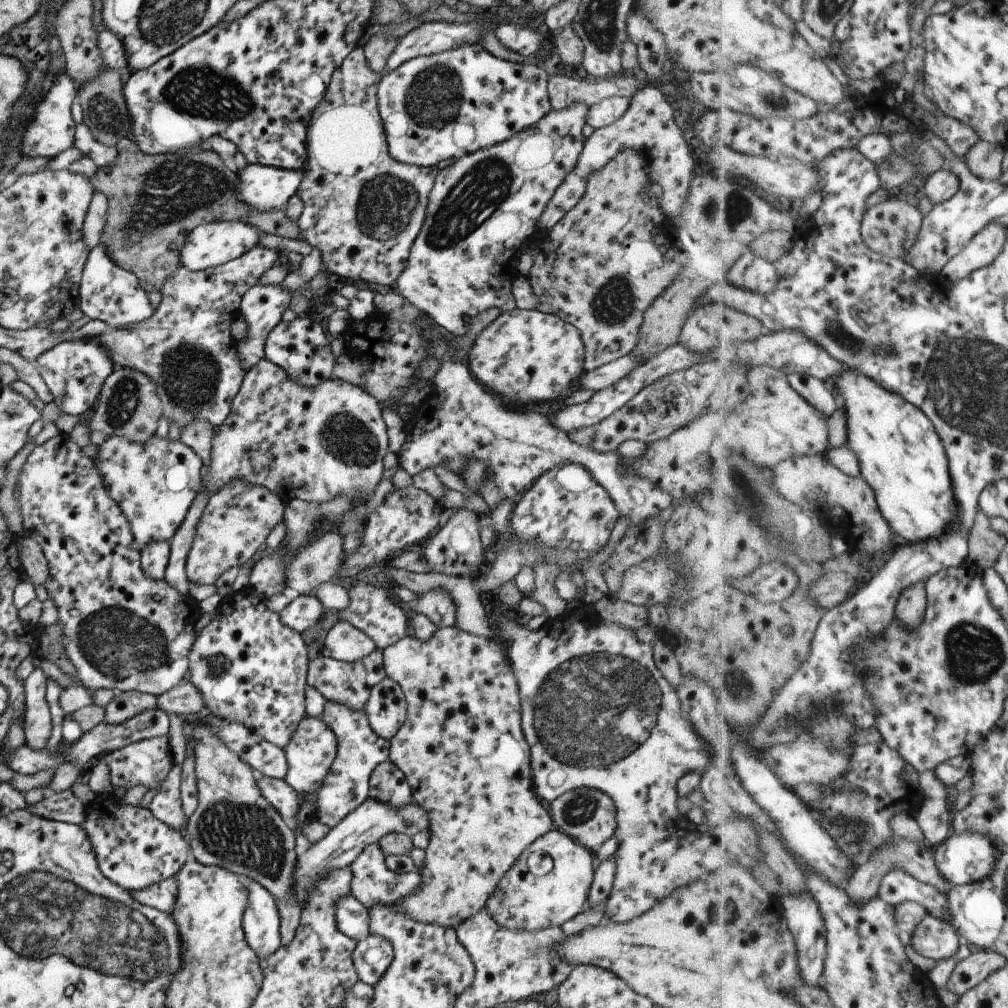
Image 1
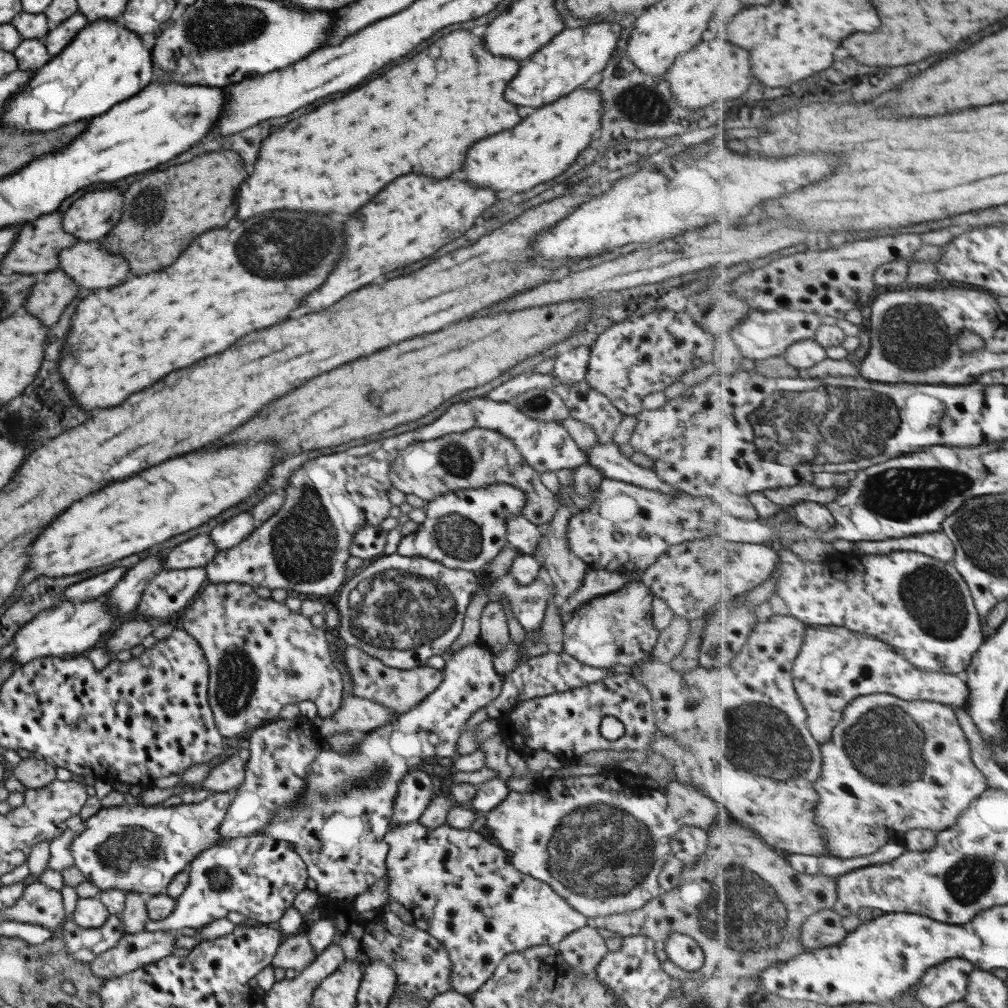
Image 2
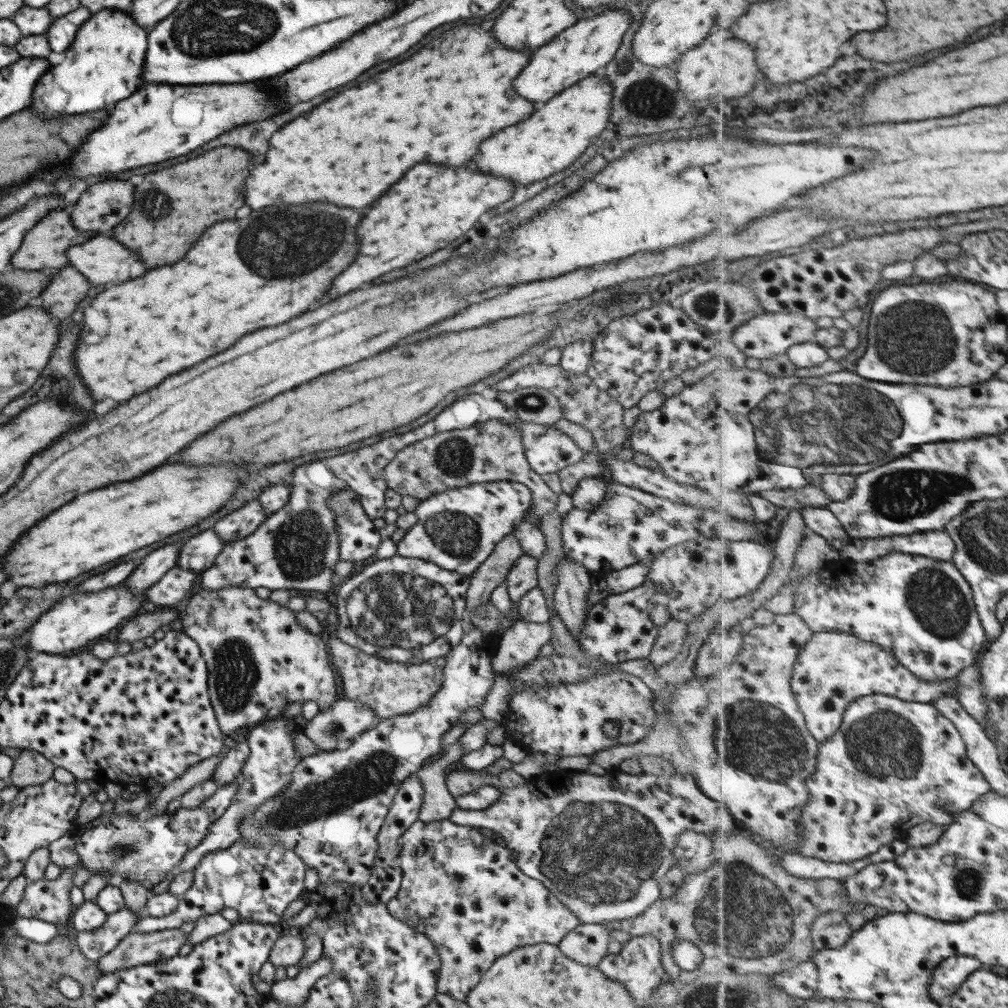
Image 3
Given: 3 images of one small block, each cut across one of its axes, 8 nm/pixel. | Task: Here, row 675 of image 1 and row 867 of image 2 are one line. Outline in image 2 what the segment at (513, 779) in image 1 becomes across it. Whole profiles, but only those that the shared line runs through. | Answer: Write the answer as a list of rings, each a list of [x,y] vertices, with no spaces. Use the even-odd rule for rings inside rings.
[[[415,821],[408,824],[395,825],[394,828],[390,828],[383,835],[383,842],[388,844],[388,853],[386,854],[384,865],[386,866],[387,874],[387,892],[389,892],[389,900],[384,908],[395,913],[405,924],[425,931],[445,947],[445,953],[447,953],[451,965],[451,970],[449,970],[449,988],[461,995],[467,996],[467,994],[475,992],[493,974],[495,966],[499,964],[501,958],[506,954],[539,945],[556,947],[563,937],[588,923],[587,918],[573,910],[557,893],[553,892],[549,885],[515,870],[513,865],[509,864],[509,855],[503,849],[493,845],[482,835],[472,832],[469,828],[456,830],[443,824],[435,829],[427,829]]]

